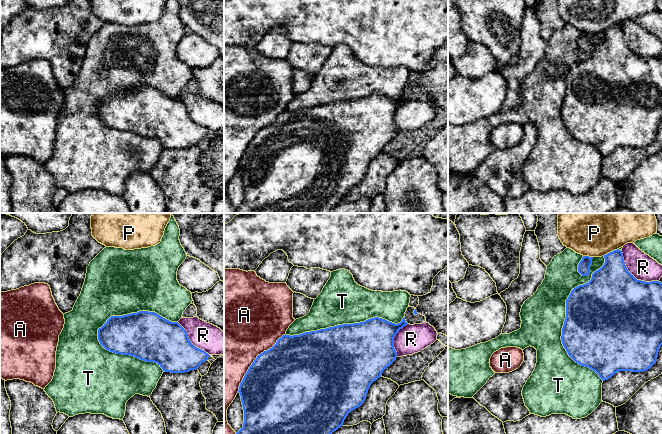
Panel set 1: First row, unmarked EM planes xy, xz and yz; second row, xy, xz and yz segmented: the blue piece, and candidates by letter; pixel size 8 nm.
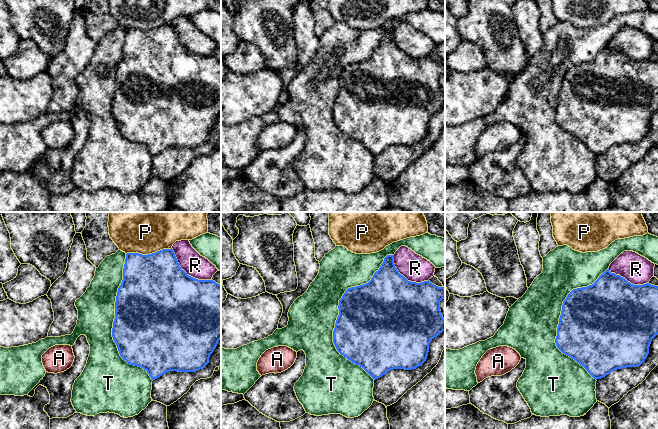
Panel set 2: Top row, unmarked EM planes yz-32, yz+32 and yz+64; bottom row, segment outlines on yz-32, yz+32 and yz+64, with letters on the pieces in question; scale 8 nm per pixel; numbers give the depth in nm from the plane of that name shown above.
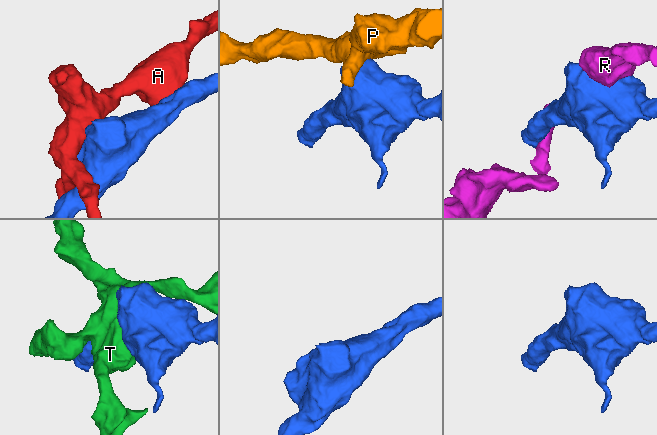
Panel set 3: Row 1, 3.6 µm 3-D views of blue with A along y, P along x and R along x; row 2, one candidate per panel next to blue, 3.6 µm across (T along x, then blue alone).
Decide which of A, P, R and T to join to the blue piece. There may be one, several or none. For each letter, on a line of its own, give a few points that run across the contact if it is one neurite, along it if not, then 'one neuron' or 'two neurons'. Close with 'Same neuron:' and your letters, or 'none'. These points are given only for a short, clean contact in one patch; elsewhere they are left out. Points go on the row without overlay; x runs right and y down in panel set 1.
A: two neurons
P: two neurons
R: two neurons
T: two neurons
Same neuron: none

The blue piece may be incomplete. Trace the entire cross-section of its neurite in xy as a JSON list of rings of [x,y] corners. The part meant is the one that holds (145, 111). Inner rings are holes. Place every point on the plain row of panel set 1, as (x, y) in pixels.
[[[149,87],[111,92],[98,105],[98,116],[110,128],[157,139],[171,149],[196,146],[210,132],[191,119],[178,98]]]

